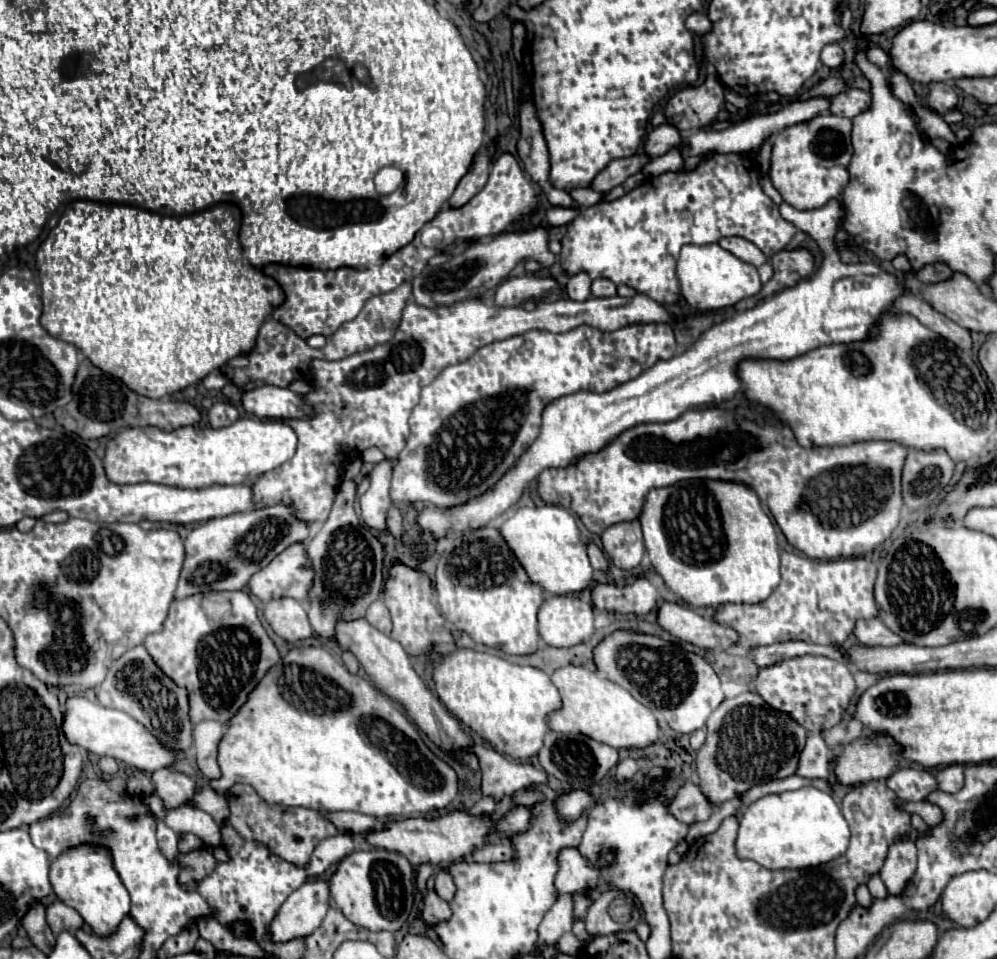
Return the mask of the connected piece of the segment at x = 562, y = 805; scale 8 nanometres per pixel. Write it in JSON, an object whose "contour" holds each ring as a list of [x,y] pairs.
{"contour":[[[583,789],[569,791],[555,801],[555,807],[561,811],[565,821],[575,821],[585,809],[591,809],[593,805],[595,805],[595,799]]]}

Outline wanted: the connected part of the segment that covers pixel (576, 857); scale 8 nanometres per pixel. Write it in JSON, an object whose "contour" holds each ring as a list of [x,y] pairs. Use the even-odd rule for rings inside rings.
{"contour":[[[565,849],[561,853],[559,873],[555,877],[557,893],[579,893],[587,887],[595,889],[599,883],[599,871],[577,851]]]}

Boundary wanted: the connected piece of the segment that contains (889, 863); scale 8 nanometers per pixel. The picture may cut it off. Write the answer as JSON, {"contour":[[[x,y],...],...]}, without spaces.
{"contour":[[[899,839],[889,847],[885,865],[881,867],[881,879],[891,895],[899,895],[907,881],[913,877],[917,865],[917,849],[911,839]]]}

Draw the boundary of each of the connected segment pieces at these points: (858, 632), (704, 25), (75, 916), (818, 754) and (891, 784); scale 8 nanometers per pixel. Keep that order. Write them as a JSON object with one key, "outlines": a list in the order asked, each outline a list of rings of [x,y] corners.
{"outlines":[[[[881,619],[859,621],[855,629],[855,637],[869,647],[895,647],[903,643],[903,637],[893,633]]],[[[693,13],[693,15],[689,15],[685,25],[687,25],[687,29],[691,33],[695,33],[699,37],[703,37],[703,35],[707,35],[711,31],[711,21],[709,21],[707,13]]],[[[57,899],[57,901],[47,905],[47,923],[49,923],[51,931],[55,935],[59,935],[63,931],[63,927],[71,933],[77,931],[83,925],[83,919],[73,907],[69,907],[69,905],[65,905],[63,901]]],[[[821,735],[807,737],[807,745],[801,751],[797,775],[817,779],[817,777],[829,777],[829,771],[831,771],[831,753],[823,737]]],[[[897,769],[885,779],[885,785],[905,801],[923,801],[937,789],[935,777],[921,769]]]]}

